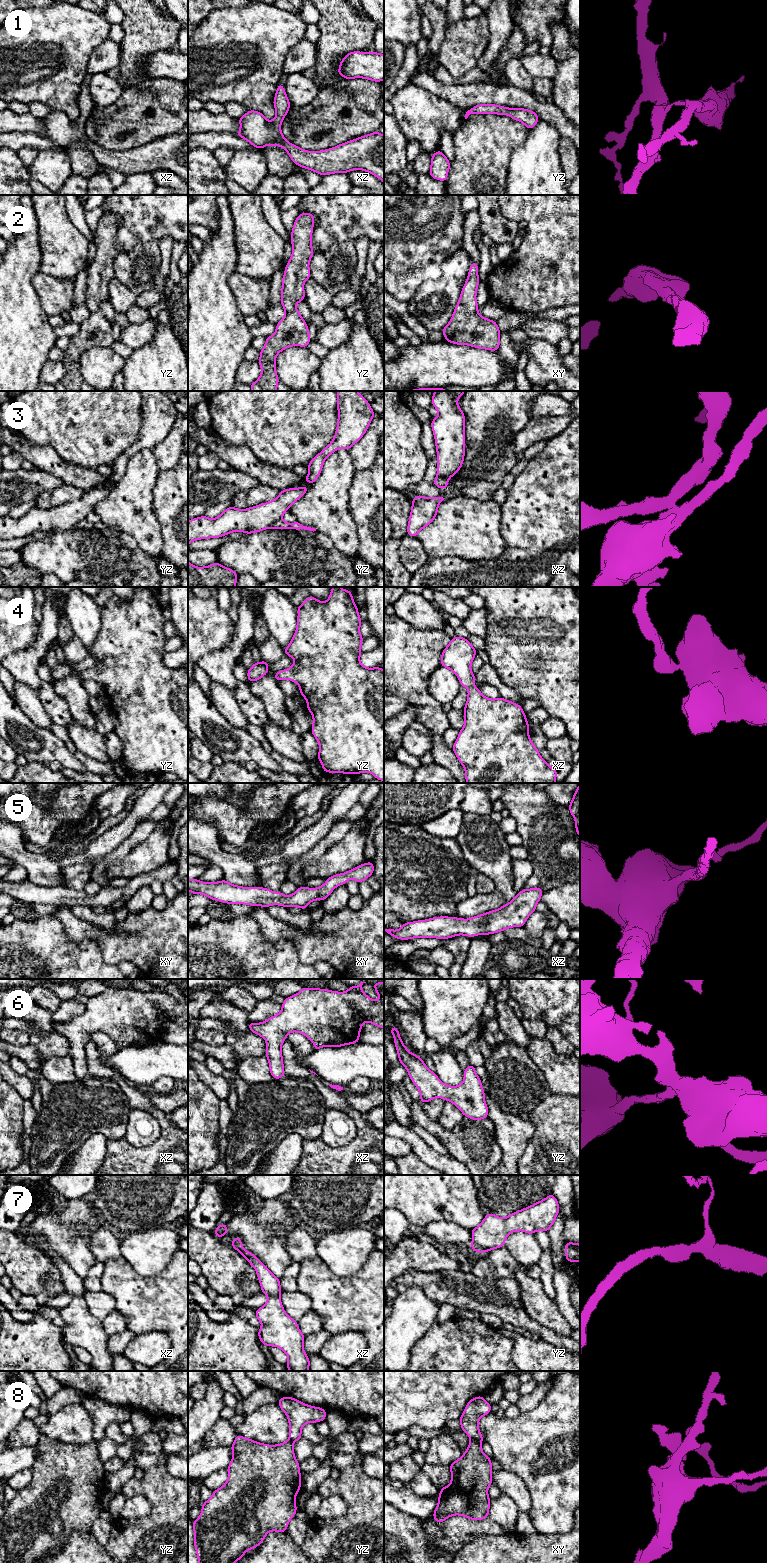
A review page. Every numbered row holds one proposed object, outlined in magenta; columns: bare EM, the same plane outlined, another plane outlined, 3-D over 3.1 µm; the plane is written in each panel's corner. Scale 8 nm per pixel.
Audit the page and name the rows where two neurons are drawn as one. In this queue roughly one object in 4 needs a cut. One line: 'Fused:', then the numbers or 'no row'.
Fused: 3, 8

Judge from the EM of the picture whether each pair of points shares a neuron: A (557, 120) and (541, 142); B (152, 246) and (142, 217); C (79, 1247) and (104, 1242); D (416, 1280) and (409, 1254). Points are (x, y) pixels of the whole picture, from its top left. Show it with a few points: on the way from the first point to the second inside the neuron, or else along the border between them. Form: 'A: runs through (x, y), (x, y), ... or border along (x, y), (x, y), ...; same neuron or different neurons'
A: border along (540, 118), (552, 123), (561, 136); different neurons
B: border along (158, 242), (138, 243), (129, 251); different neurons
C: border along (81, 1228), (87, 1232), (90, 1250), (97, 1261); different neurons
D: border along (436, 1271), (421, 1272), (408, 1269), (394, 1280); different neurons

